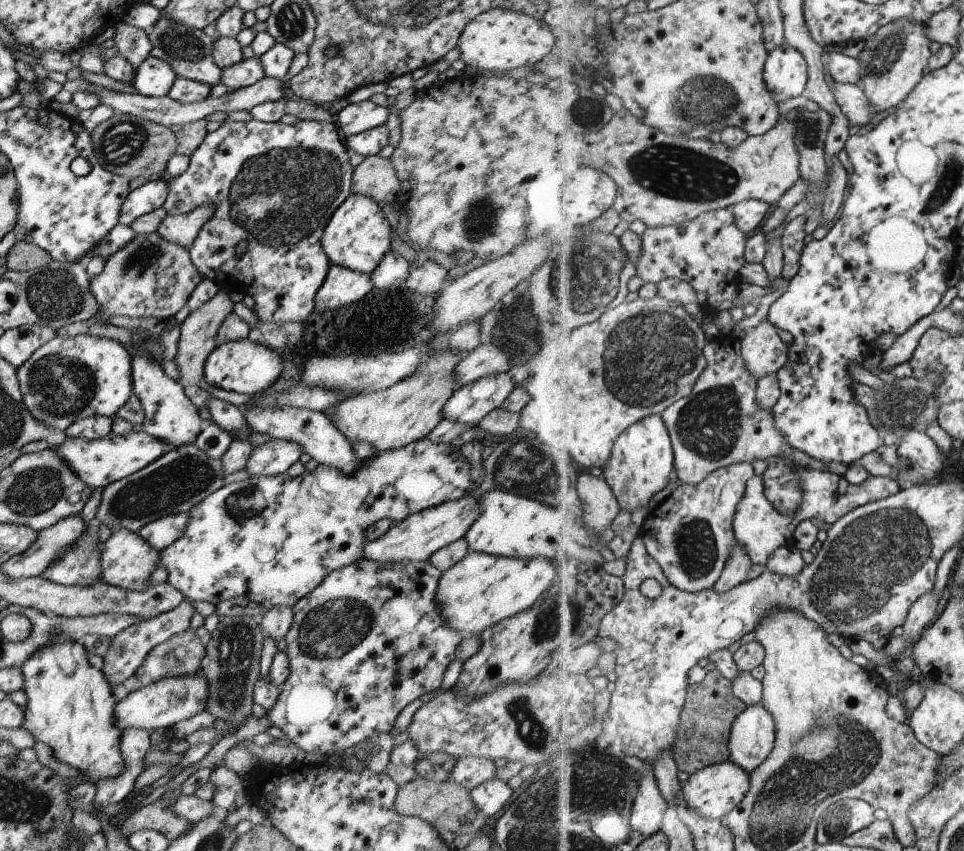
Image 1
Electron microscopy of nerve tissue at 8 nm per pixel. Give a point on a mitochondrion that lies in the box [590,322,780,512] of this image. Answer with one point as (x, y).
(708, 426)

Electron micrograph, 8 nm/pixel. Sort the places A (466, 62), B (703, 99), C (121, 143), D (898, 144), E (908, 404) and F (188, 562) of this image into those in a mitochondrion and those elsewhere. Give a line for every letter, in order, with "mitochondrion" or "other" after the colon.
A: other
B: mitochondrion
C: mitochondrion
D: other
E: mitochondrion
F: other

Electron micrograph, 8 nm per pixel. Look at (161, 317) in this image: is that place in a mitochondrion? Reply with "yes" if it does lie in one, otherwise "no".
no

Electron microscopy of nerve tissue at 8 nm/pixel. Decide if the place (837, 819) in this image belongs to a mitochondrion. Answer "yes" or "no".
yes

